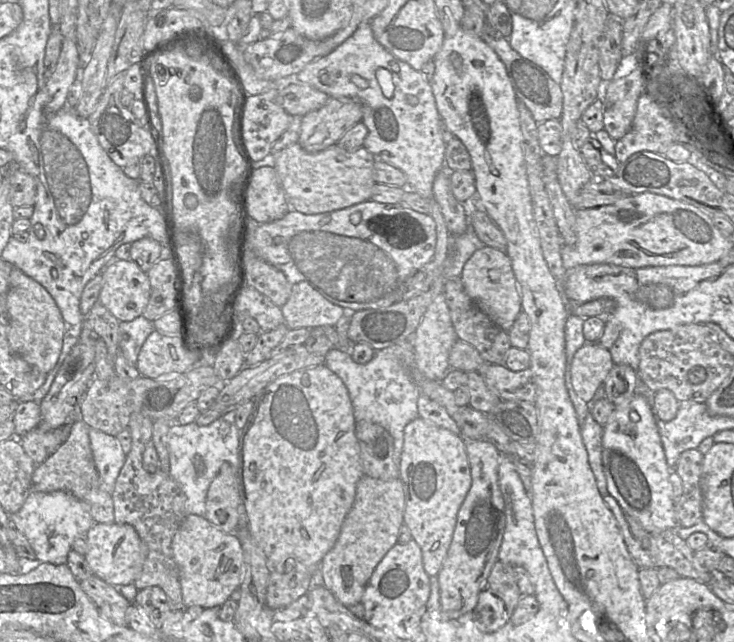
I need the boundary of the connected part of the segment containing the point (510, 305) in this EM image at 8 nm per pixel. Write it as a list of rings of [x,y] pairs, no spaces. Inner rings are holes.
[[[484,246],[474,252],[463,267],[461,281],[475,305],[497,326],[508,331],[522,312],[521,294],[506,251]]]

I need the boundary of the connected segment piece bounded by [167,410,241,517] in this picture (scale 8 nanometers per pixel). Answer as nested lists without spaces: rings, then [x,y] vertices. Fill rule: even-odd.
[[[230,411],[209,425],[190,423],[181,425],[173,423],[167,433],[167,449],[169,455],[169,475],[180,486],[186,496],[185,511],[188,515],[204,517],[206,511],[206,496],[208,488],[217,476],[223,463],[228,462],[236,470],[240,491],[241,468],[241,429],[234,424],[235,413]],[[201,458],[204,471],[198,472],[194,466],[194,459]]]

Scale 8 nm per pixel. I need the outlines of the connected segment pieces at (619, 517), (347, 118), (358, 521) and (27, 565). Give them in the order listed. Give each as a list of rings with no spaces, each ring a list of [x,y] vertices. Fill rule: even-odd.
[[[605,496],[603,500],[614,514],[627,549],[639,569],[668,567],[674,569],[680,577],[690,578],[706,585],[710,584],[710,581],[714,577],[713,574],[698,570],[694,566],[694,551],[678,535],[676,530],[665,530],[661,533],[647,532],[636,519],[628,515],[620,507],[615,498]]]
[[[330,98],[323,107],[302,116],[298,144],[309,153],[326,150],[337,144],[362,117],[360,102]]]
[[[363,476],[358,481],[354,504],[343,522],[335,545],[319,568],[323,586],[345,607],[361,603],[375,568],[398,543],[405,507],[406,486],[399,478],[381,480]]]
[[[31,490],[20,510],[10,515],[10,520],[13,527],[26,537],[36,556],[35,561],[19,558],[19,574],[28,573],[41,562],[66,564],[74,543],[82,539],[87,531],[97,524],[86,504],[65,491],[44,493]]]

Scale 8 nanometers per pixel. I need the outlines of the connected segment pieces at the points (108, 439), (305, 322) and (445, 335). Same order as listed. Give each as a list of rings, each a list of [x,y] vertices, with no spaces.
[[[94,428],[89,430],[90,447],[101,488],[112,493],[126,454],[115,436]]]
[[[306,281],[292,285],[290,297],[281,310],[289,329],[334,327],[344,315],[351,317],[355,313],[329,302]]]
[[[441,293],[429,305],[412,341],[415,367],[423,377],[442,381],[452,369],[449,356],[457,340],[445,295]]]

